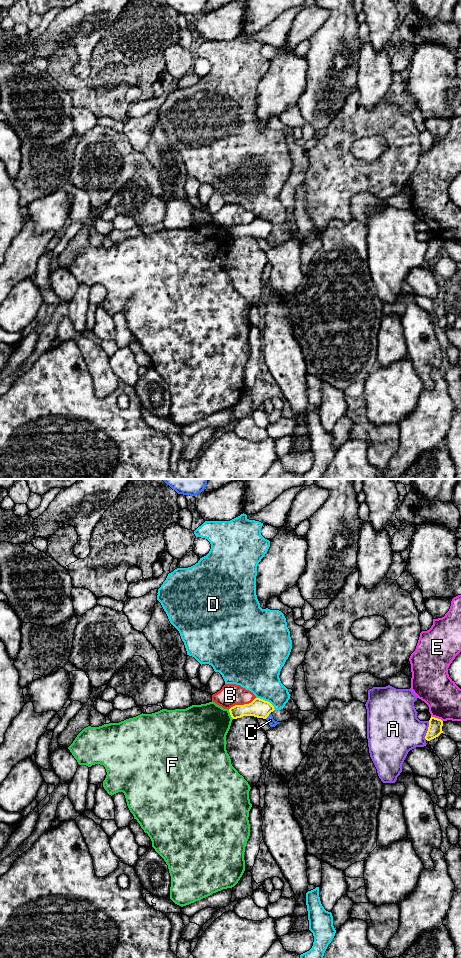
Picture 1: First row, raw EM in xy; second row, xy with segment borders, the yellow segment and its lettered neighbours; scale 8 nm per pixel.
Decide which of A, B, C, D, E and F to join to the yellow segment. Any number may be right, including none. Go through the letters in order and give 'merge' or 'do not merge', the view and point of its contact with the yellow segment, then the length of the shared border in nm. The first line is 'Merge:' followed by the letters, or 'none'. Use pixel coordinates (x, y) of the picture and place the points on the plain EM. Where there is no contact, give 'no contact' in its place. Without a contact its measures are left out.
Merge: none
A: do not merge; contact xy (428, 250); length 160 nm
B: do not merge; contact xy (241, 225); length 240 nm
C: do not merge; contact xy (268, 235); length 70 nm
D: do not merge; contact xy (266, 221); length 190 nm
E: do not merge; contact xy (437, 238); length 110 nm
F: do not merge; contact xy (230, 234); length 80 nm

